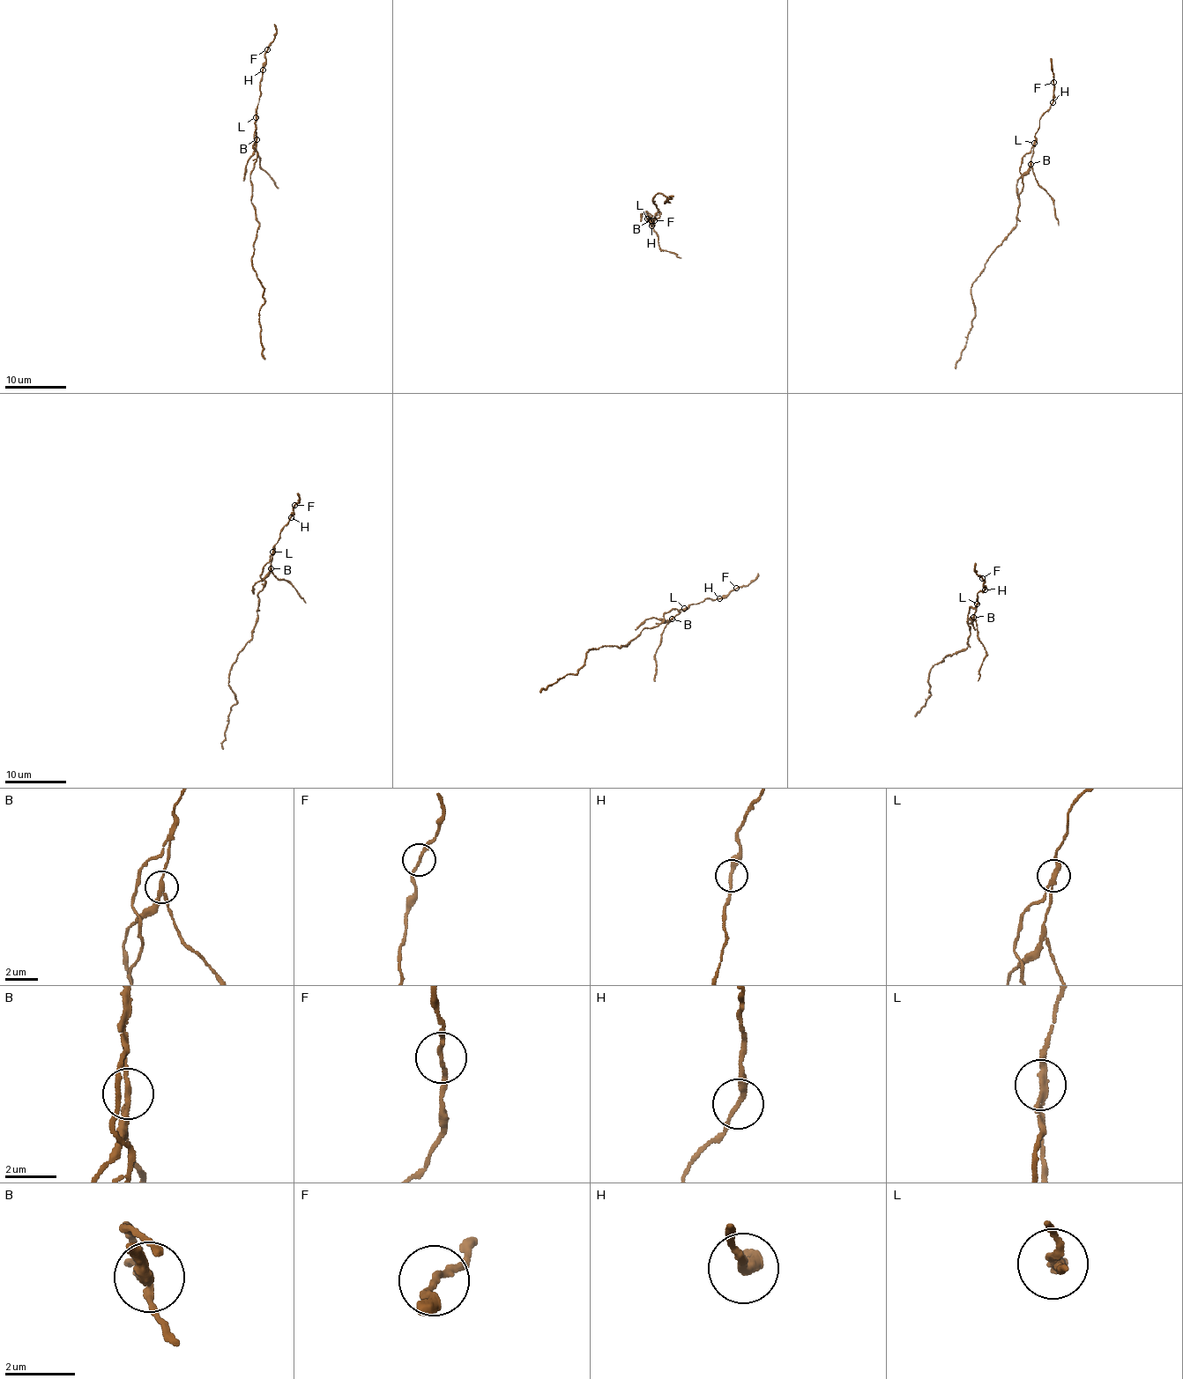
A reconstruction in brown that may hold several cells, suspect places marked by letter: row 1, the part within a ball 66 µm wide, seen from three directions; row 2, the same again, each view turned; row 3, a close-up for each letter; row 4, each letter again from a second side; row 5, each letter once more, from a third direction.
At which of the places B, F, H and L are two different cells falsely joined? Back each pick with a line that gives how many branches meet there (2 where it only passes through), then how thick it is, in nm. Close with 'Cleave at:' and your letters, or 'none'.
B: Branches: 3. Thickness 180 nm
L: Branches: 2. Thickness 220 nm
Cleave at: B, L

